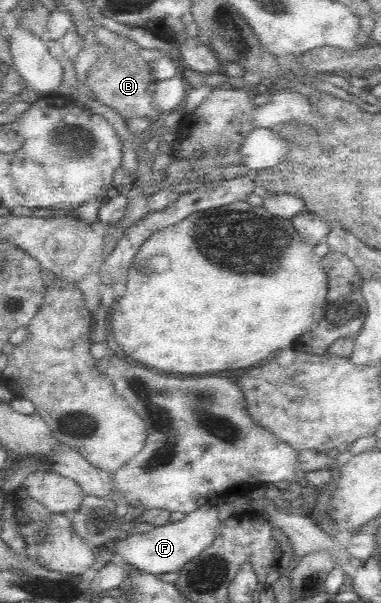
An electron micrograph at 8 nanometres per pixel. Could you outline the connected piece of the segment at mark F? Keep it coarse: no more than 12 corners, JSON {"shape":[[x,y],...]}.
{"shape":[[218,509],[118,540],[127,567],[176,573],[214,541]]}

